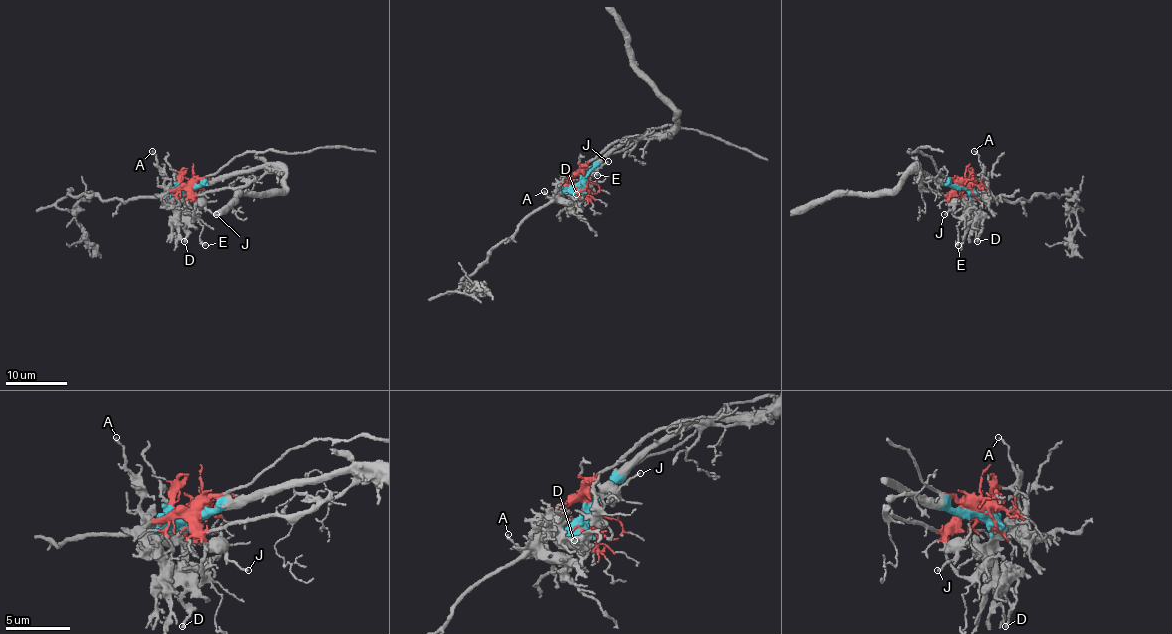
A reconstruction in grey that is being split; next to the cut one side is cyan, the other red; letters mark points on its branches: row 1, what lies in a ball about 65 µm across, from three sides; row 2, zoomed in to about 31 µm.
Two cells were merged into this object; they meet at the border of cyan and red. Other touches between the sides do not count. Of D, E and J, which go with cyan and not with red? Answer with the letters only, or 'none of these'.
D

